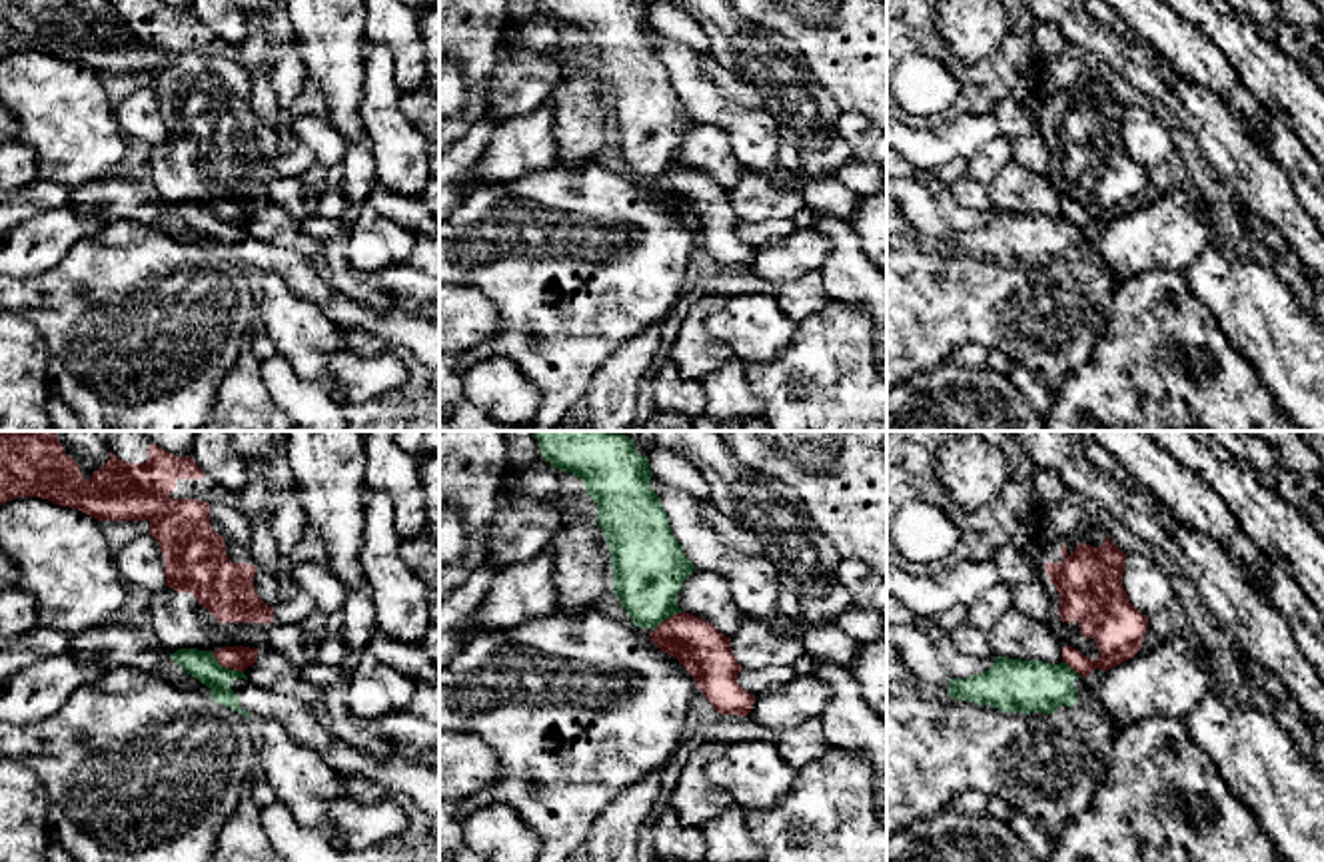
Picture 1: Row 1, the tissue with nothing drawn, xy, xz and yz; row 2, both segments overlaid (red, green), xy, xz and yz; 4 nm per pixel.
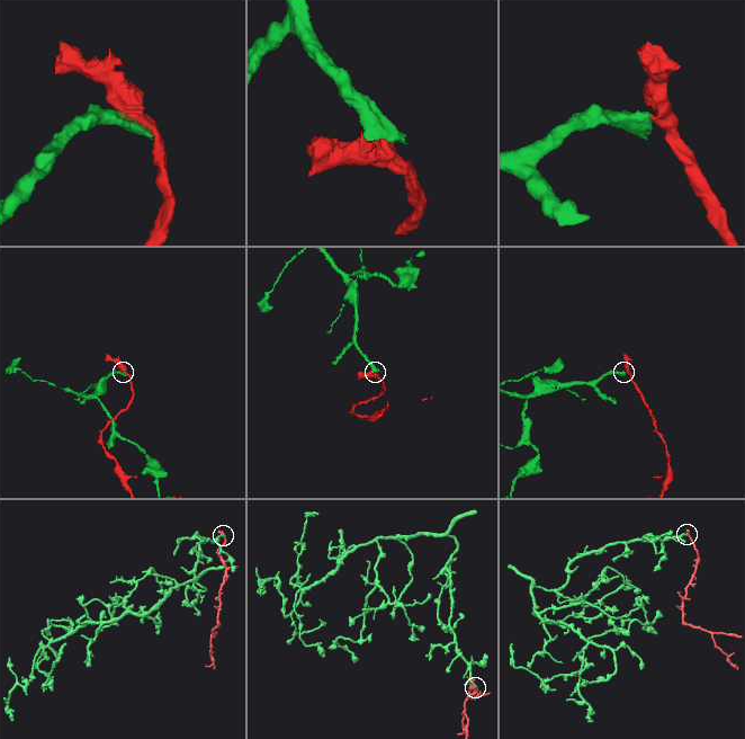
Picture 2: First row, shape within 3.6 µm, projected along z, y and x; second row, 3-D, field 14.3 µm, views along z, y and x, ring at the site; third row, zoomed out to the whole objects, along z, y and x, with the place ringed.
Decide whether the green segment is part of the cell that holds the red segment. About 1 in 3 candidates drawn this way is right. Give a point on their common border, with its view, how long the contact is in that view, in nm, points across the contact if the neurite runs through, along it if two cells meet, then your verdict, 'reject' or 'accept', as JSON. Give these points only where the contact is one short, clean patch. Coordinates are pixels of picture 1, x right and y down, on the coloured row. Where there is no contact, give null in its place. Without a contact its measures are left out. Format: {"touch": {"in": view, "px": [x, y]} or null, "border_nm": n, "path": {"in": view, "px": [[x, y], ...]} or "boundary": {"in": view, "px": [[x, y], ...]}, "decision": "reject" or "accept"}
{"touch": {"in": "xy", "px": [226, 667]}, "border_nm": 150, "boundary": {"in": "xy", "px": [[212, 653], [222, 665], [242, 673]]}, "decision": "reject"}

